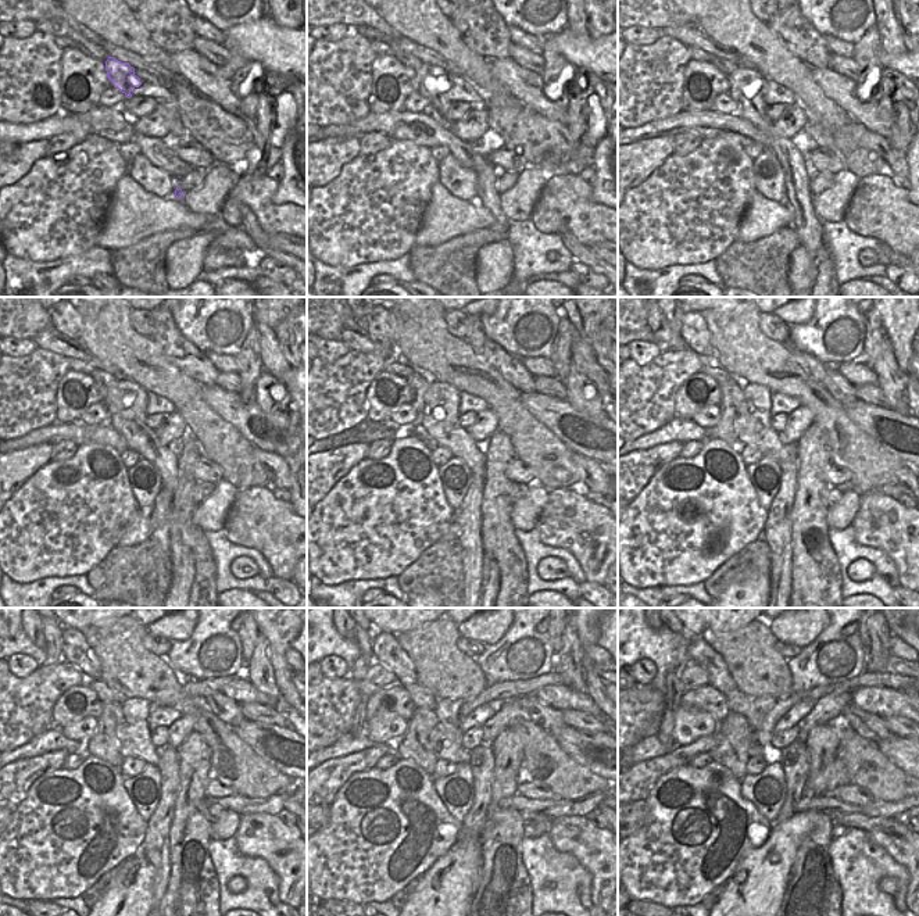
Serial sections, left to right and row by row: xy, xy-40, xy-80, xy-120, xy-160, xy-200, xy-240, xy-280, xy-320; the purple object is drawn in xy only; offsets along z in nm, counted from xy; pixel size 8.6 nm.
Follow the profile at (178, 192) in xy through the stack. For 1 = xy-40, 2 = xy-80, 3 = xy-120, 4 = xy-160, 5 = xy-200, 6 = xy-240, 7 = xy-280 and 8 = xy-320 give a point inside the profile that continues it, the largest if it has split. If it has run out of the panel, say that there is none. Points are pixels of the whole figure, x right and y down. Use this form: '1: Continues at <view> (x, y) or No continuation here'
1: Continues at xy-40 (487, 196)
2: Continues at xy-80 (797, 174)
3: Continues at xy-120 (131, 422)
4: Continues at xy-160 (440, 426)
5: Continues at xy-200 (753, 425)
6: Continues at xy-240 (133, 733)
7: Continues at xy-280 (446, 737)
8: Continues at xy-320 (761, 705)

